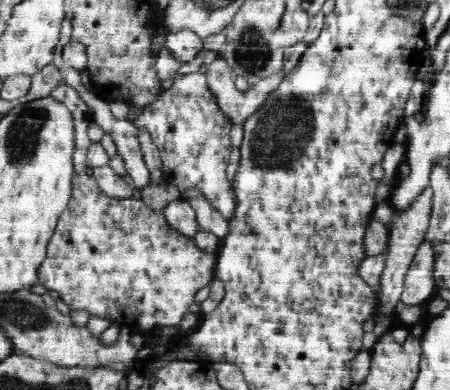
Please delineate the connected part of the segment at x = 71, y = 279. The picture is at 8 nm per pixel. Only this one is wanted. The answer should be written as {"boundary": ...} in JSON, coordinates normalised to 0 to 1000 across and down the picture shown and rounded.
{"boundary":[[[182,441],[167,444],[160,510],[109,613],[102,656],[84,682],[82,728],[124,744],[158,800],[191,800],[198,818],[267,826],[267,810],[280,810],[307,821],[304,841],[387,838],[422,800],[436,749],[478,713],[478,669],[480,654],[440,641],[429,610],[404,603],[382,582],[362,541],[338,536],[313,510],[249,505],[222,485],[207,451]]]}

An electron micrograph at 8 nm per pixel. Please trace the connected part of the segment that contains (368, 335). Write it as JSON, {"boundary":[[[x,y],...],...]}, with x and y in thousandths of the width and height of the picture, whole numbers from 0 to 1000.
{"boundary":[[[960,477],[944,479],[933,497],[924,503],[924,510],[907,528],[904,538],[893,541],[893,549],[864,574],[867,585],[867,649],[856,677],[853,697],[849,700],[849,764],[842,764],[844,790],[840,790],[840,810],[833,844],[829,849],[813,849],[809,854],[807,892],[809,897],[824,897],[838,877],[836,867],[842,867],[853,851],[864,849],[864,821],[876,808],[873,795],[878,782],[891,769],[891,754],[896,751],[898,721],[902,700],[911,687],[913,672],[929,644],[929,636],[944,621],[951,603],[951,582],[960,564],[960,544],[964,544],[964,487]]]}

